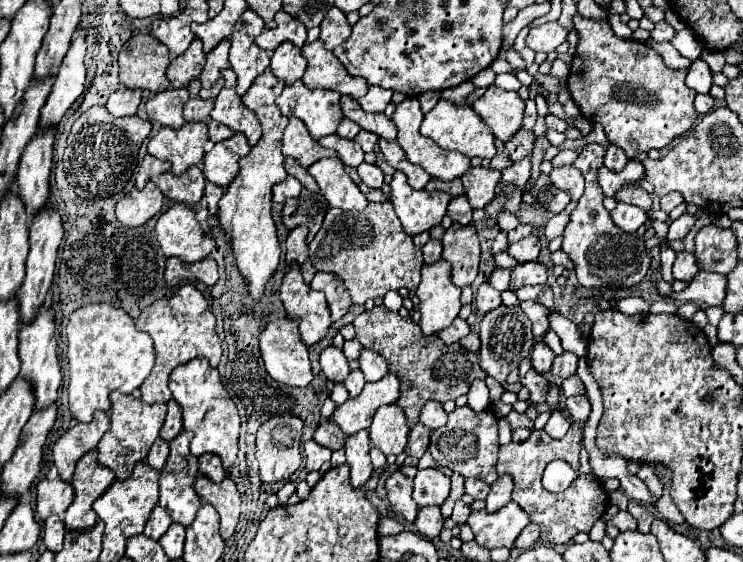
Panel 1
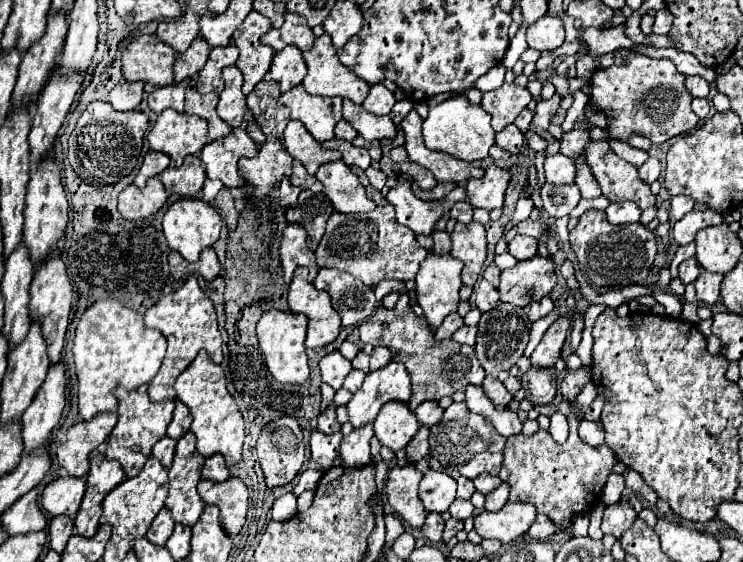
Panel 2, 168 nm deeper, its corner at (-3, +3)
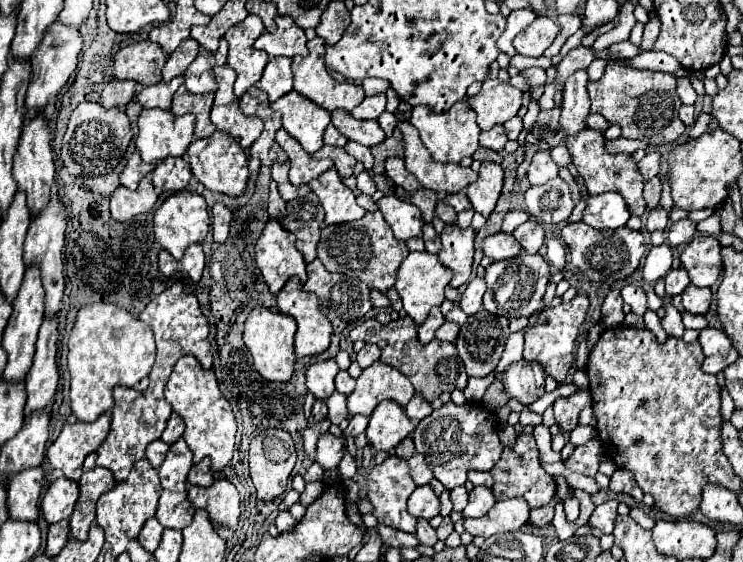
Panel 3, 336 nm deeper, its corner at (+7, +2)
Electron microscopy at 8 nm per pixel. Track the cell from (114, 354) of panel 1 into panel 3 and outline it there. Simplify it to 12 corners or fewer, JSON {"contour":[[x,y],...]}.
{"contour":[[113,303],[69,335],[71,411],[95,421],[155,363],[153,331]]}

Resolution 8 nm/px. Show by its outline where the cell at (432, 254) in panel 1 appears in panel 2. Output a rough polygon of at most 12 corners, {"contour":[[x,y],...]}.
{"contour":[[435,230],[433,254],[447,254],[451,240],[447,232]]}

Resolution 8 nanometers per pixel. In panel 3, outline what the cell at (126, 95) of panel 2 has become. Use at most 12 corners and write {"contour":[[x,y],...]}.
{"contour":[[111,79],[101,105],[125,109],[133,99],[133,81]]}

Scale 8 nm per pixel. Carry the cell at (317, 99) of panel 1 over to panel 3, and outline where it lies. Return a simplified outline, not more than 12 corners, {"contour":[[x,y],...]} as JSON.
{"contour":[[297,91],[271,103],[307,153],[323,147],[331,113]]}

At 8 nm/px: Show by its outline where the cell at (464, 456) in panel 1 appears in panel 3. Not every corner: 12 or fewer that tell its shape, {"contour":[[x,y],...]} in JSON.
{"contour":[[445,403],[413,435],[447,489],[503,445],[481,403]]}

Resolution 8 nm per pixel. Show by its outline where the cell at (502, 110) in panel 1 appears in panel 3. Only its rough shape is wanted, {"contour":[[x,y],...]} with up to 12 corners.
{"contour":[[487,79],[469,97],[483,131],[505,123],[521,107],[521,91]]}

